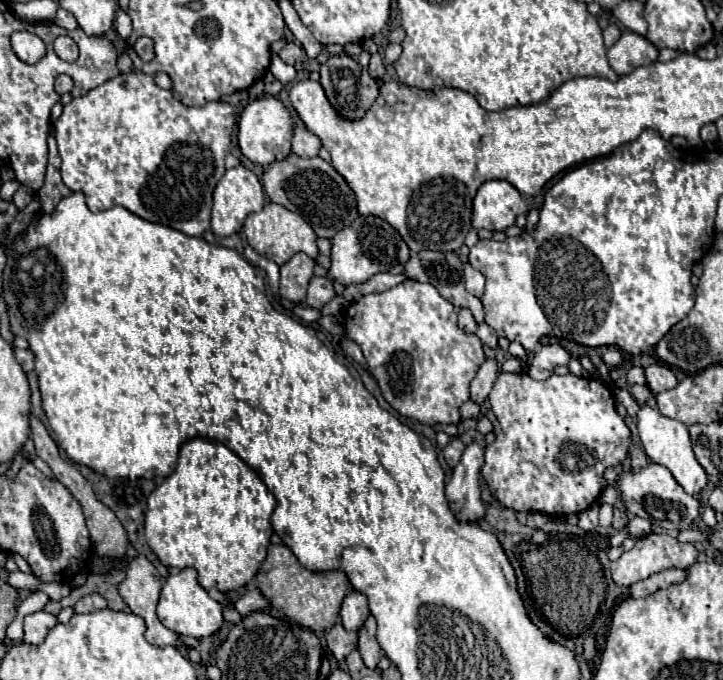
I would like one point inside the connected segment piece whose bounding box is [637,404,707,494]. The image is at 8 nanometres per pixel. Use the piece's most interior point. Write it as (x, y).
(666, 440)

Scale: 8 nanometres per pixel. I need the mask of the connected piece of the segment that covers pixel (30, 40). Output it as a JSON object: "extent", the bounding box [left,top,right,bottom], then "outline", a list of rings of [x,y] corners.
{"extent":[11,32,45,64],"outline":[[[29,32],[13,34],[11,46],[13,46],[13,52],[27,64],[33,64],[45,56],[45,44],[41,42],[41,38],[37,38],[35,34],[29,34]]]}

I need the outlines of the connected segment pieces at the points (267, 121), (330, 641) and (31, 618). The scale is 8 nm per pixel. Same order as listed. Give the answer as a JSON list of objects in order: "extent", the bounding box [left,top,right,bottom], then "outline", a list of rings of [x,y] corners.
[{"extent":[239,96,293,168],"outline":[[[269,96],[269,98],[257,98],[251,104],[245,106],[239,118],[239,148],[243,156],[247,156],[253,164],[261,164],[263,168],[287,158],[291,154],[291,138],[293,138],[293,120],[287,110],[287,106]]]},{"extent":[325,624,357,662],"outline":[[[335,624],[331,630],[325,634],[327,646],[333,652],[333,656],[341,662],[347,654],[351,654],[357,648],[357,632],[349,632],[343,628],[343,624]]]},{"extent":[23,610,57,644],"outline":[[[43,610],[25,616],[25,622],[23,622],[25,638],[23,638],[23,642],[27,642],[27,644],[41,644],[55,624],[57,624],[57,618],[53,614],[43,612]]]}]

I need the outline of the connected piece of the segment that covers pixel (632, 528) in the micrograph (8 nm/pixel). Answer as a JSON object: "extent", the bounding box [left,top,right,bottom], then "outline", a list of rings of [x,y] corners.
{"extent":[629,516,651,536],"outline":[[[633,516],[633,518],[629,520],[629,532],[631,532],[631,534],[637,534],[637,536],[645,536],[645,534],[651,532],[651,524],[649,524],[647,520],[643,520],[643,518]]]}

